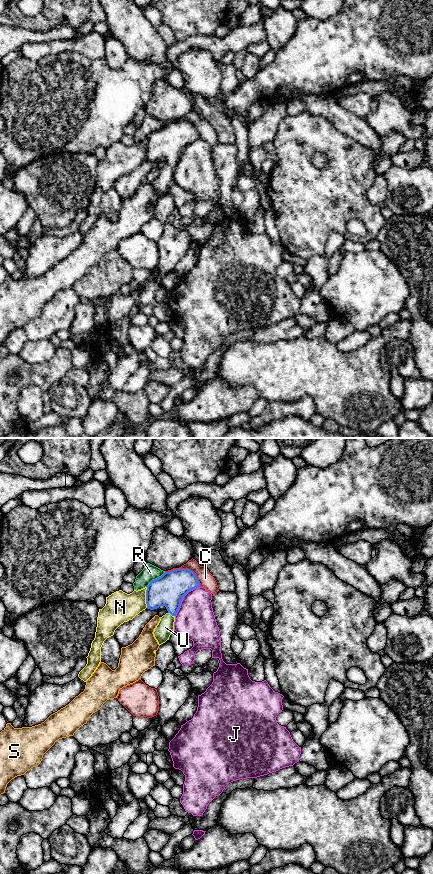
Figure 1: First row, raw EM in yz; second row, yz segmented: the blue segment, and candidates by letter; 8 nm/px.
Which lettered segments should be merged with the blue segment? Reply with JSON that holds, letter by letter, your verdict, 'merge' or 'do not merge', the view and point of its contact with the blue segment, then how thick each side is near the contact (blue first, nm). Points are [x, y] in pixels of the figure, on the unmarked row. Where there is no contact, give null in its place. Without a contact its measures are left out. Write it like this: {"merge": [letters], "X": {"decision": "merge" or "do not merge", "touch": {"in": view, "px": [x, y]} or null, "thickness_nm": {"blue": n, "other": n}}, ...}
{"merge": ["U"], "C": {"decision": "do not merge", "touch": {"in": "yz", "px": [186, 121]}, "thickness_nm": {"blue": 260, "other": 120}}, "J": {"decision": "do not merge", "touch": {"in": "yz", "px": [182, 151]}, "thickness_nm": {"blue": 260, "other": 320}}, "N": {"decision": "do not merge", "touch": {"in": "yz", "px": [146, 149]}, "thickness_nm": {"blue": 260, "other": 240}}, "R": {"decision": "do not merge", "touch": {"in": "yz", "px": [155, 131]}, "thickness_nm": {"blue": 260, "other": 130}}, "S": {"decision": "do not merge", "touch": {"in": "yz", "px": [161, 157]}, "thickness_nm": {"blue": 260, "other": 20}}, "U": {"decision": "merge", "touch": {"in": "yz", "px": [171, 166]}, "thickness_nm": {"blue": 260, "other": 140}}}

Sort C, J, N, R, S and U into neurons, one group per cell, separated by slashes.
C / J / N / R / S / U

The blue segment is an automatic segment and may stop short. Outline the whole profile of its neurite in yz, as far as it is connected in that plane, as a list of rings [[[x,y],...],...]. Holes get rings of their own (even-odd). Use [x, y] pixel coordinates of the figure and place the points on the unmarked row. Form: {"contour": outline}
{"contour": [[[176,121],[165,124],[152,132],[146,142],[147,161],[154,162],[165,158],[167,165],[160,170],[154,181],[154,189],[161,197],[169,192],[174,183],[175,168],[183,149],[191,142],[200,139],[195,125],[189,121]]]}

